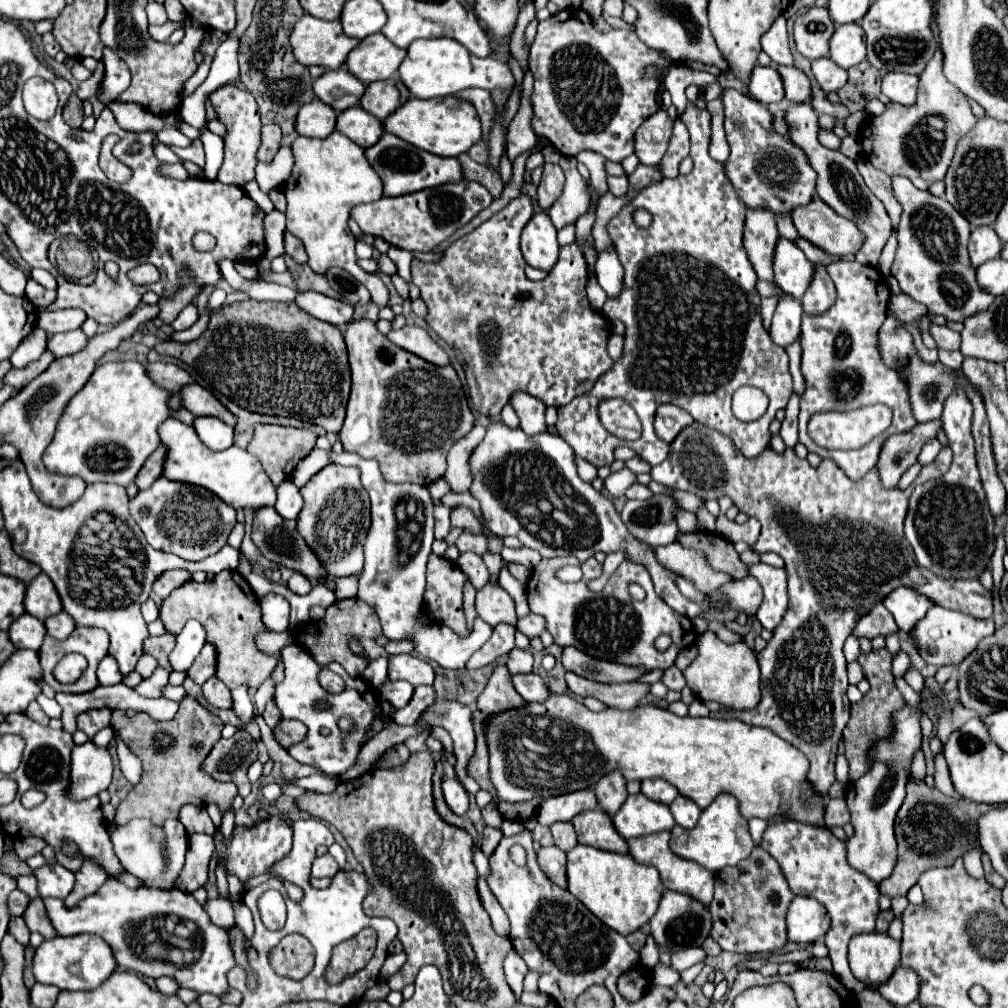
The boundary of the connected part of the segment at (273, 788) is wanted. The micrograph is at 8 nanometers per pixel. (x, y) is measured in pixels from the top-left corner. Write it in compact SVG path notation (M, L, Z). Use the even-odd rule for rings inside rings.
M271 782L271 784L265 784L265 786L261 788L261 792L263 792L263 796L265 796L269 802L275 802L275 800L283 794L281 788L283 788L283 784L279 784L279 782Z

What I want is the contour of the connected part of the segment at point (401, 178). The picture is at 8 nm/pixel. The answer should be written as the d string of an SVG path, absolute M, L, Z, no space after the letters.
M383 134L383 138L365 150L367 160L375 168L375 172L381 176L385 184L385 196L401 196L401 194L411 194L419 192L425 188L437 188L441 184L457 182L463 180L463 170L461 162L457 158L441 158L431 152L425 152L421 148L411 146L409 142L393 136L393 134Z

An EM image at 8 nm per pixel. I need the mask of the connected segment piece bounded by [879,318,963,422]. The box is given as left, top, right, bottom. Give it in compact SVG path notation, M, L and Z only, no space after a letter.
M887 318L879 330L879 346L883 352L883 360L887 366L897 368L899 372L905 372L905 376L909 376L909 392L911 392L911 406L913 406L913 416L917 422L925 422L925 420L935 420L941 416L943 410L943 400L949 396L949 392L953 390L953 384L963 378L963 376L955 376L951 370L947 370L941 362L935 364L927 364L923 362L913 348L913 338L907 330L901 328L901 324L895 318Z

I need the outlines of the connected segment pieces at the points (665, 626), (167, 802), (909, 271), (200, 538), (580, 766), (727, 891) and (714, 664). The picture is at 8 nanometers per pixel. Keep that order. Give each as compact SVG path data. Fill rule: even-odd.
M543 558L531 576L531 584L527 588L527 600L533 614L539 614L547 622L547 632L553 636L553 642L561 648L575 646L577 650L595 656L599 660L619 662L625 666L637 668L669 668L673 666L681 648L695 644L695 628L689 618L673 612L653 590L653 582L649 572L641 568L641 564L633 564L631 560L623 560L619 570L607 580L601 592L589 590L587 582L601 576L601 564L595 558L579 562L577 558ZM561 566L579 566L583 570L583 578L579 582L561 582L557 578L557 570ZM629 584L639 584L645 590L645 600L637 602L629 596ZM667 634L673 638L671 650L657 652L653 642L657 636Z
M183 698L179 704L179 712L171 722L157 722L147 714L127 718L125 712L115 710L111 726L127 744L127 748L143 762L141 782L117 808L117 826L123 826L133 818L145 818L155 826L161 826L167 818L179 818L179 810L183 804L207 806L215 802L219 804L221 812L229 810L231 800L237 796L237 786L233 782L213 780L201 770L201 762L221 738L221 730L225 724L219 720L219 716L205 710L195 698Z
M895 176L893 192L903 206L903 214L897 226L899 246L891 274L897 278L903 294L925 304L929 314L941 314L953 322L963 322L967 316L989 308L993 296L979 288L975 270L969 264L969 222L945 198L915 188L907 178Z
M159 478L149 490L141 490L129 502L129 510L155 550L171 552L191 562L217 554L227 544L229 532L237 524L235 510L219 496L207 488L173 482L169 478Z
M551 694L549 700L543 704L525 704L523 708L507 710L493 716L485 732L491 754L491 782L497 790L497 800L483 808L483 818L491 828L501 828L501 814L497 810L499 800L523 802L535 796L541 796L545 800L557 794L593 788L601 776L617 768L621 770L625 780L665 778L679 790L681 796L697 802L701 810L705 810L719 794L727 792L739 800L739 808L745 820L771 820L773 816L785 816L801 824L825 826L825 798L807 780L809 760L803 756L803 752L781 740L769 728L709 716L679 718L655 706L637 706L633 710L607 708L603 712L591 712L581 702L565 694Z
M755 846L751 856L741 860L737 866L727 866L721 872L715 874L715 898L709 904L711 914L713 914L713 930L711 936L715 942L727 950L727 952L737 952L737 954L769 954L781 950L789 936L785 928L785 912L791 904L795 894L789 890L789 884L777 864L775 858L771 858L761 846Z
M707 630L699 638L699 656L683 670L687 686L699 700L715 700L731 710L751 710L759 704L759 664L747 644L725 644Z

